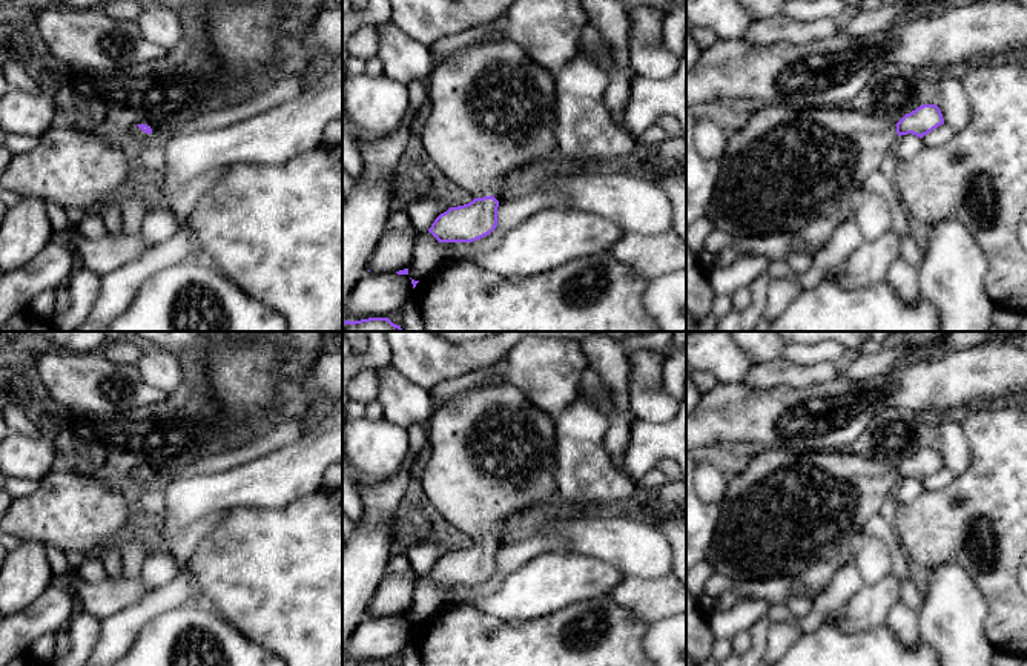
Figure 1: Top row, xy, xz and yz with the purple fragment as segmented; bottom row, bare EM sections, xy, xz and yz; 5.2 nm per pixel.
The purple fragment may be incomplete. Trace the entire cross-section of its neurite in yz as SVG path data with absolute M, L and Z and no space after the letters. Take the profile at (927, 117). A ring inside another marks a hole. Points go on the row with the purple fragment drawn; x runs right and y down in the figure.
M778 103L751 106L728 137L706 216L734 238L798 232L814 218L838 216L901 135L923 138L941 124L936 104L920 106L897 124L846 106L803 112Z

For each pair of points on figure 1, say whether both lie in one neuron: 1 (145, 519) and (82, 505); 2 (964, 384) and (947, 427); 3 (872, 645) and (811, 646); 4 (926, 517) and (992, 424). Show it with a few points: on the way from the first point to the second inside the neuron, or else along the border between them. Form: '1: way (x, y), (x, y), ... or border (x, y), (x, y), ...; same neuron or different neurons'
1: way (129, 525), (97, 516); same neuron
2: border (937, 413), (947, 415); different neurons
3: way (857, 646), (826, 646); same neuron
4: way (951, 497), (992, 459), (992, 448); same neuron

